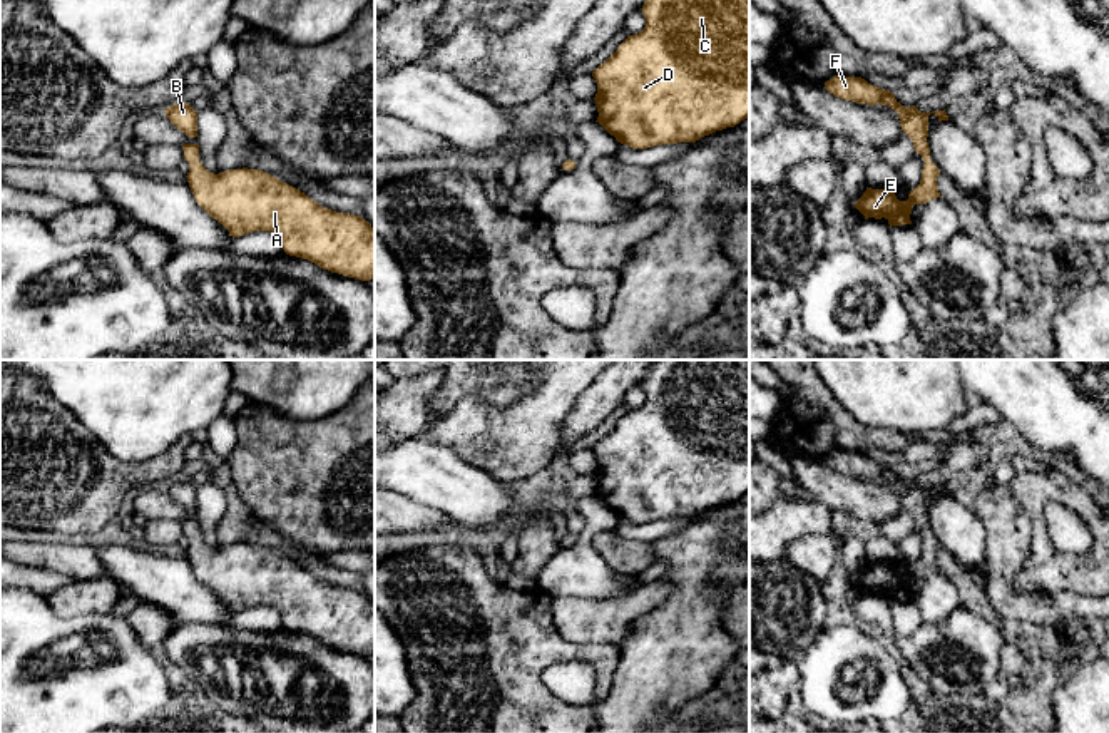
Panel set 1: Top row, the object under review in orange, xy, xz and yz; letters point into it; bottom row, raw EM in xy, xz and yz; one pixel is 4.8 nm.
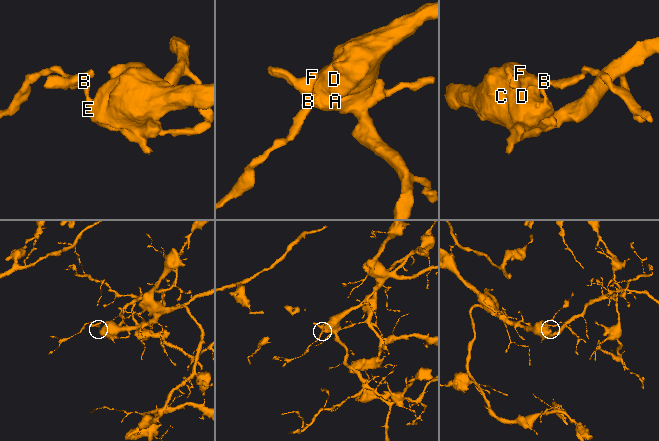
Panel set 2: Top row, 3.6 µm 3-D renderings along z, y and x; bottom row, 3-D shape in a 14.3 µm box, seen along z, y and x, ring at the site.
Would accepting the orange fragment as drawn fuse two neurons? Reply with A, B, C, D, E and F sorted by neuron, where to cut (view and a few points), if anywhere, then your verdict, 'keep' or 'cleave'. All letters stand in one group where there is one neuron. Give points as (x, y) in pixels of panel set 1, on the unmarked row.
A B C D E F; no cut; keep

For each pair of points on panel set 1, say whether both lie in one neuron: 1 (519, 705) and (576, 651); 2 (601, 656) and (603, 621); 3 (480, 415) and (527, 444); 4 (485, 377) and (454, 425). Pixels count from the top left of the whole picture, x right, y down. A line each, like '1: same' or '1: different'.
1: same
2: different
3: same
4: different

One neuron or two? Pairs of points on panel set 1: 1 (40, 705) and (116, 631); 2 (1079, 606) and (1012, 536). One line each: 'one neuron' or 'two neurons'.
1: one neuron
2: one neuron

